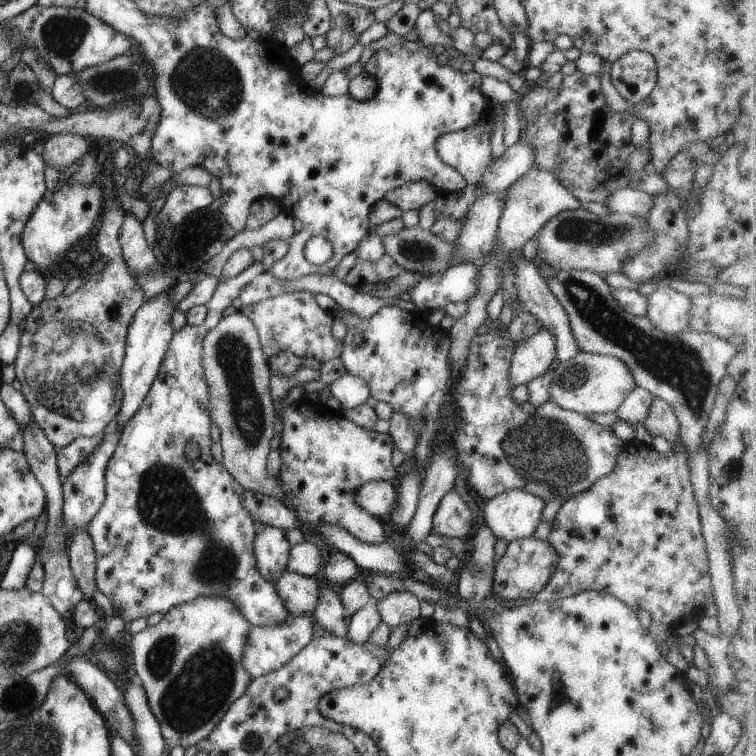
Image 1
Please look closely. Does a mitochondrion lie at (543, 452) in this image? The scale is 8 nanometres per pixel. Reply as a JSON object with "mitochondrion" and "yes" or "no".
{"mitochondrion":"yes"}

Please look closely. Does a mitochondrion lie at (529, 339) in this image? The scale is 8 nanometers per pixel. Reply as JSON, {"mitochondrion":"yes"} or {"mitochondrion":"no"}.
{"mitochondrion":"no"}

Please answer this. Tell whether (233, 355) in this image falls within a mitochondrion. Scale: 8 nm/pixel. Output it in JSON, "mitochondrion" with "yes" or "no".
{"mitochondrion":"yes"}

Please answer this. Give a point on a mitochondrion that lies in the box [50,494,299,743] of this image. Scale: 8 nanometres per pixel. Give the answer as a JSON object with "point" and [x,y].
{"point":[195,689]}

